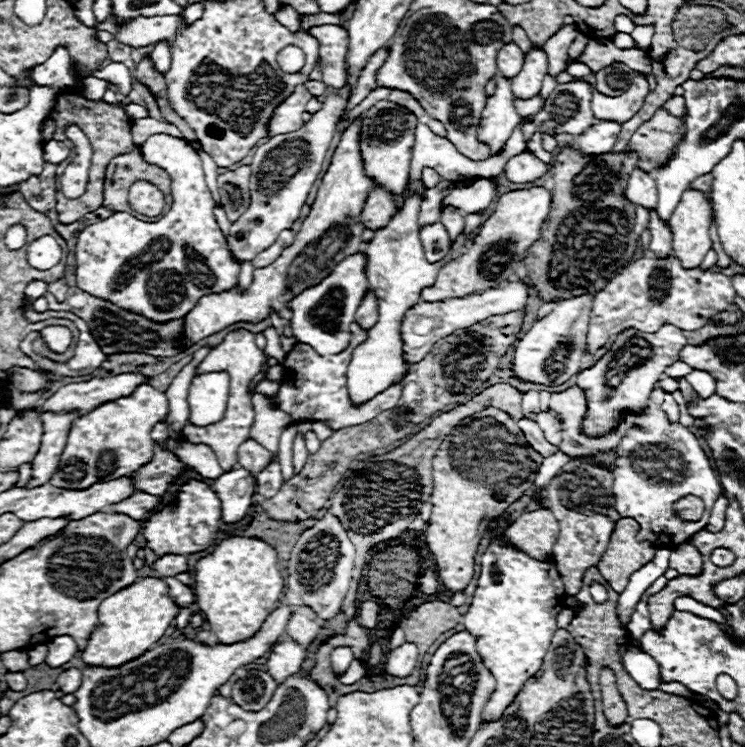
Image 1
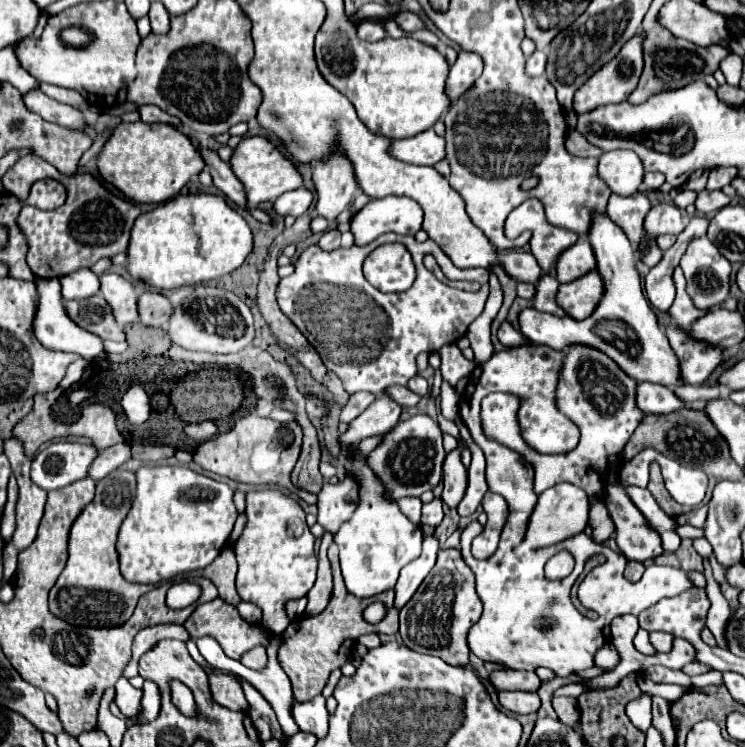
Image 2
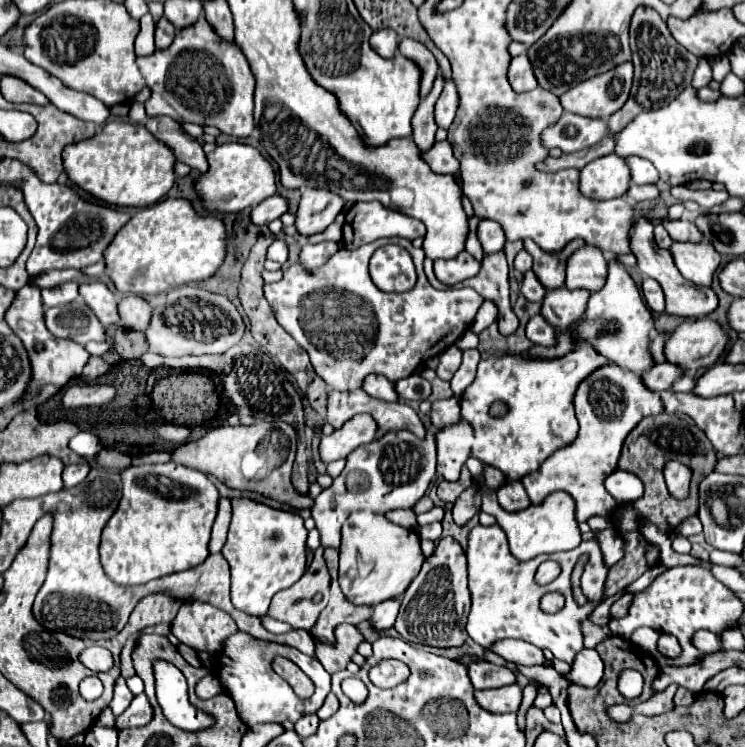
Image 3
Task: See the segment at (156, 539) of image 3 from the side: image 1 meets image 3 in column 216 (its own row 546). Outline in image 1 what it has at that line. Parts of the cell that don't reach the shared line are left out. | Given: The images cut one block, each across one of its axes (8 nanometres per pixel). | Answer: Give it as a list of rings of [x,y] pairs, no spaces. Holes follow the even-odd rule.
[[[490,544],[482,556],[482,570],[474,600],[464,614],[466,632],[476,638],[476,650],[486,668],[496,678],[496,690],[486,702],[480,718],[494,722],[502,718],[504,710],[516,700],[526,680],[532,678],[548,652],[556,626],[556,616],[564,606],[566,594],[554,562],[540,562],[524,556],[506,544]]]

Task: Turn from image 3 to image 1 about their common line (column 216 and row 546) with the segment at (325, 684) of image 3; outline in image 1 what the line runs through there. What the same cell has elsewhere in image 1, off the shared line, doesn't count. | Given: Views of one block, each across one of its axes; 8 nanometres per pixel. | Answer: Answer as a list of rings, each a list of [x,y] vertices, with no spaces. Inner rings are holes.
[[[650,406],[646,414],[636,418],[636,424],[626,432],[616,448],[614,468],[614,498],[620,516],[634,516],[640,522],[638,540],[654,546],[680,546],[696,532],[706,528],[710,512],[718,496],[724,492],[714,470],[708,464],[698,436],[680,424],[672,424],[668,416]],[[684,494],[694,494],[704,500],[706,510],[698,522],[682,522],[672,512],[672,504]]]

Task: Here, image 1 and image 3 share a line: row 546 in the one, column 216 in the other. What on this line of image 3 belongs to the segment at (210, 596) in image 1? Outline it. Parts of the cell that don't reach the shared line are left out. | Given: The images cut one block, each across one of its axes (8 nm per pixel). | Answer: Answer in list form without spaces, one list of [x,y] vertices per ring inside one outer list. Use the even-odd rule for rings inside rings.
[[[166,198],[134,212],[104,252],[108,276],[124,294],[160,294],[170,288],[208,280],[226,258],[226,226],[214,214],[198,214],[190,200]]]

